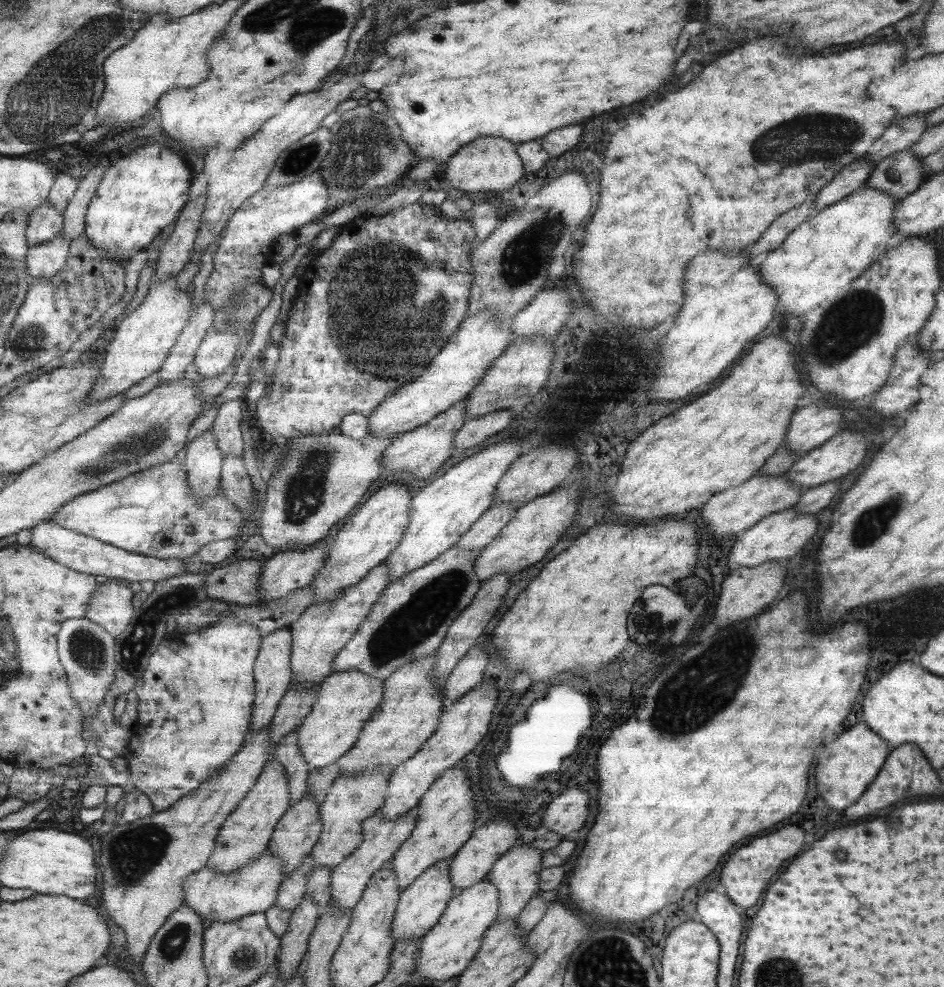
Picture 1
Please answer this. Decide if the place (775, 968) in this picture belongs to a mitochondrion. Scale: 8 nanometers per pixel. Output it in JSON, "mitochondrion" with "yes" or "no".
{"mitochondrion":"yes"}

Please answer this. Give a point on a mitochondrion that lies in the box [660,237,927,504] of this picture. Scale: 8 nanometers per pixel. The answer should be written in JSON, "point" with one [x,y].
{"point":[854,320]}

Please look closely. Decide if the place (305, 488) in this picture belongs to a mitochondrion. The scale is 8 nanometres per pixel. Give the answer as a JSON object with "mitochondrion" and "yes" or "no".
{"mitochondrion":"yes"}

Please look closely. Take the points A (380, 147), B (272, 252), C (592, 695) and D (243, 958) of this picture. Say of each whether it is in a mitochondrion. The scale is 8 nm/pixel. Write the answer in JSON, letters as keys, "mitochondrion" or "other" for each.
{"A":"mitochondrion","B":"other","C":"other","D":"mitochondrion"}

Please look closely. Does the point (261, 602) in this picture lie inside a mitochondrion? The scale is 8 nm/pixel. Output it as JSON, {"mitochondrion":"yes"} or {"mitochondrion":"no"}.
{"mitochondrion":"no"}

